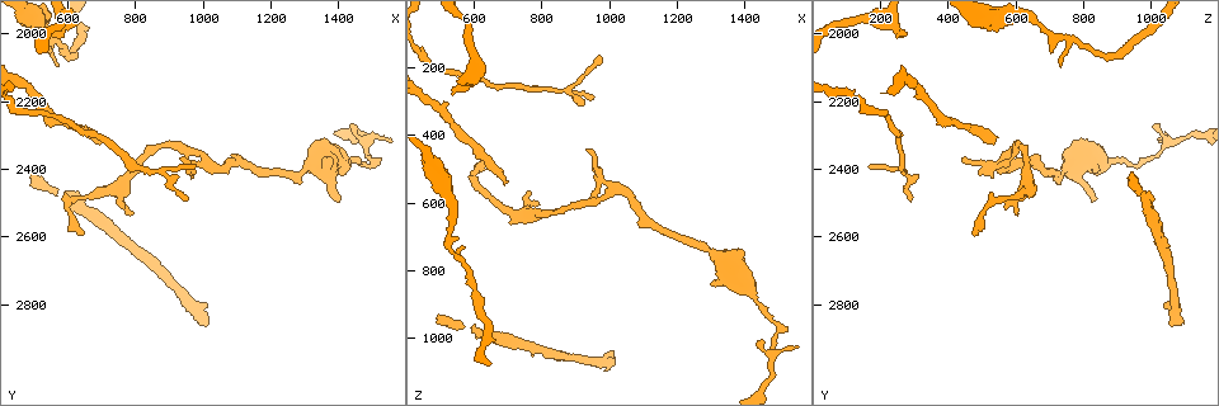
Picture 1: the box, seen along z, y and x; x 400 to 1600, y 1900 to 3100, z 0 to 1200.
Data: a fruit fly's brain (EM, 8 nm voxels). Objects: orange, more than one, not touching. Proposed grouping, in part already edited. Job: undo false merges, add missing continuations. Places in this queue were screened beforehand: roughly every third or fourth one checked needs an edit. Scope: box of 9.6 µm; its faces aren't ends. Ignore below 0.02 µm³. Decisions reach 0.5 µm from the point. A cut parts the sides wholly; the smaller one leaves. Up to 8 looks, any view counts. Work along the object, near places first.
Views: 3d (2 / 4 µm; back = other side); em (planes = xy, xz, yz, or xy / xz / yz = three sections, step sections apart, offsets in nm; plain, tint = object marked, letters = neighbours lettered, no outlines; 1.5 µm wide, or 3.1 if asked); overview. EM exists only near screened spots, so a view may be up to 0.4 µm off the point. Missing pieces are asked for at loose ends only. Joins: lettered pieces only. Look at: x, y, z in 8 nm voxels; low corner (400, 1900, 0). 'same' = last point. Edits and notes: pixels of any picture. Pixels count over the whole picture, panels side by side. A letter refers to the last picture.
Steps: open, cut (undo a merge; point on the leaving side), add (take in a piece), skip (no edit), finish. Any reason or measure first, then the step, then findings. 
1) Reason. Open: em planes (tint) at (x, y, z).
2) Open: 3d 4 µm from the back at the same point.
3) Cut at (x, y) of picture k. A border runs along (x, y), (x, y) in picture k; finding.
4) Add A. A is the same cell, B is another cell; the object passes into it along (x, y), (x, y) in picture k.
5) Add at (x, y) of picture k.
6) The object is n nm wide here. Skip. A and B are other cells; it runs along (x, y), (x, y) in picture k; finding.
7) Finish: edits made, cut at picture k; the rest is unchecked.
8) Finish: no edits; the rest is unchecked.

An open end. Open: 3d 4 µm at (930, 2370, 440).

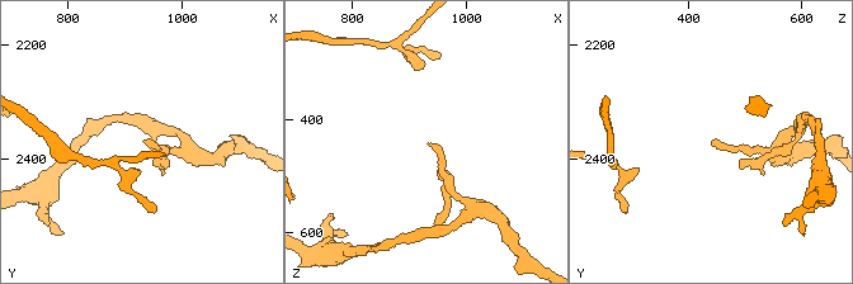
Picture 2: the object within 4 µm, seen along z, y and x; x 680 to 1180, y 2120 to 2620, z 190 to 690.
Shape alone is not enough. Open: em planes (letters) at (925, 2370, 445).

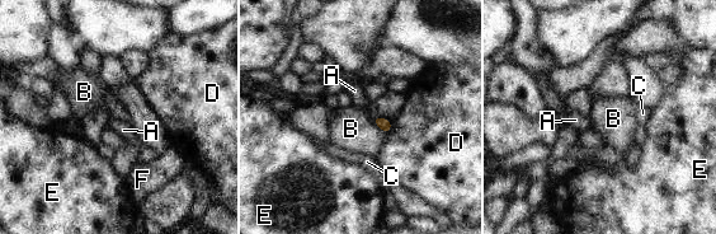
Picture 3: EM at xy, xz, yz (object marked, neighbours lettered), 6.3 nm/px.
The longest contact is with B, 130 nm. Skip. A, B, C, D, E and F are other cells; none of them fits.

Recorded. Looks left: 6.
Free end. Open: em yz step 8 (tint) at (1400, 2490, 830).

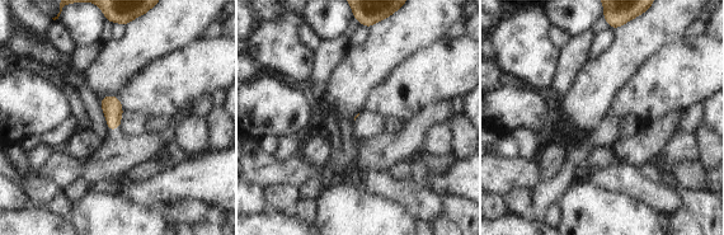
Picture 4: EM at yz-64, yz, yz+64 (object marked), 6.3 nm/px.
Open: em planes (tint) at the same point.

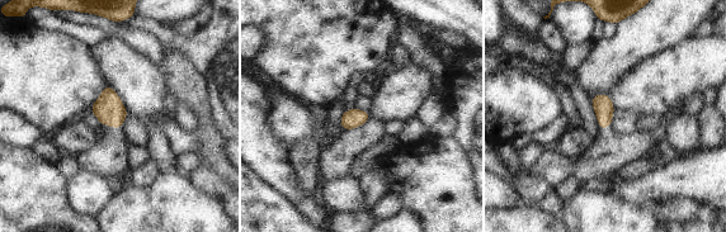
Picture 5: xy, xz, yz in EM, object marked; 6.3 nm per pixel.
Open: em planes (letters) at the same point.

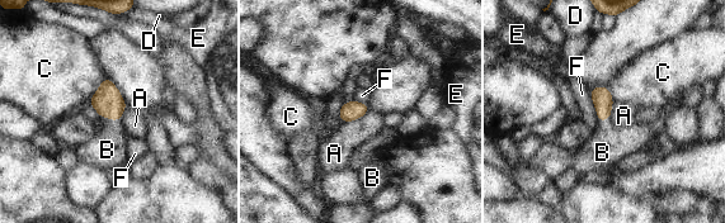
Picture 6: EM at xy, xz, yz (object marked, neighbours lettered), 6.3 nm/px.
The object is 120 nm wide here. Add B. B is the same cell, A, C, D, E and F are other cells; the object passes into it along (108, 101), (109, 118), (108, 150) in picture 6; it goes on there.

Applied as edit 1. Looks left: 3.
Finish: edits made, add at picture 6; the rest is unchecked.

